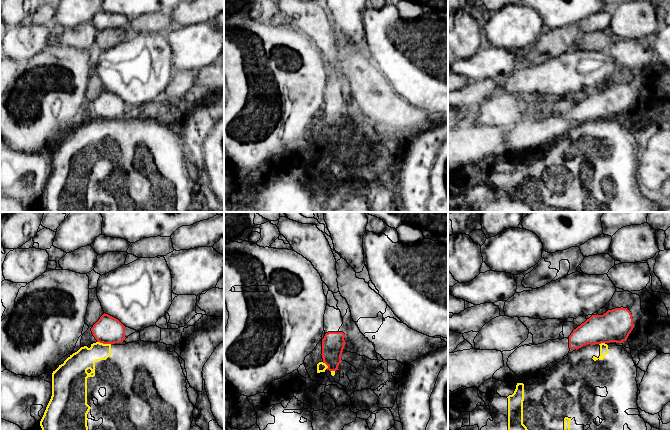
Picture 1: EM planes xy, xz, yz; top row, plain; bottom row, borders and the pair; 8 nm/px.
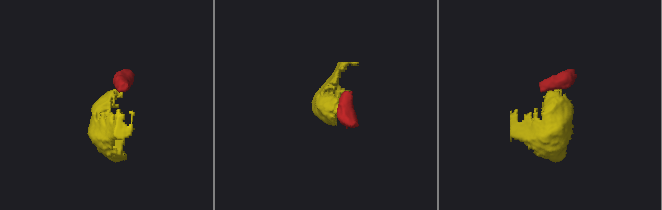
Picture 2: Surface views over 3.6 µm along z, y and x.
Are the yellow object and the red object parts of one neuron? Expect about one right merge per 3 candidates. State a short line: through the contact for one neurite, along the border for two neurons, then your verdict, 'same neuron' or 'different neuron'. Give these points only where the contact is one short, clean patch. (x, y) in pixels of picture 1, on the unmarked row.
line xy (97, 117), (103, 120), (110, 120); different neuron

